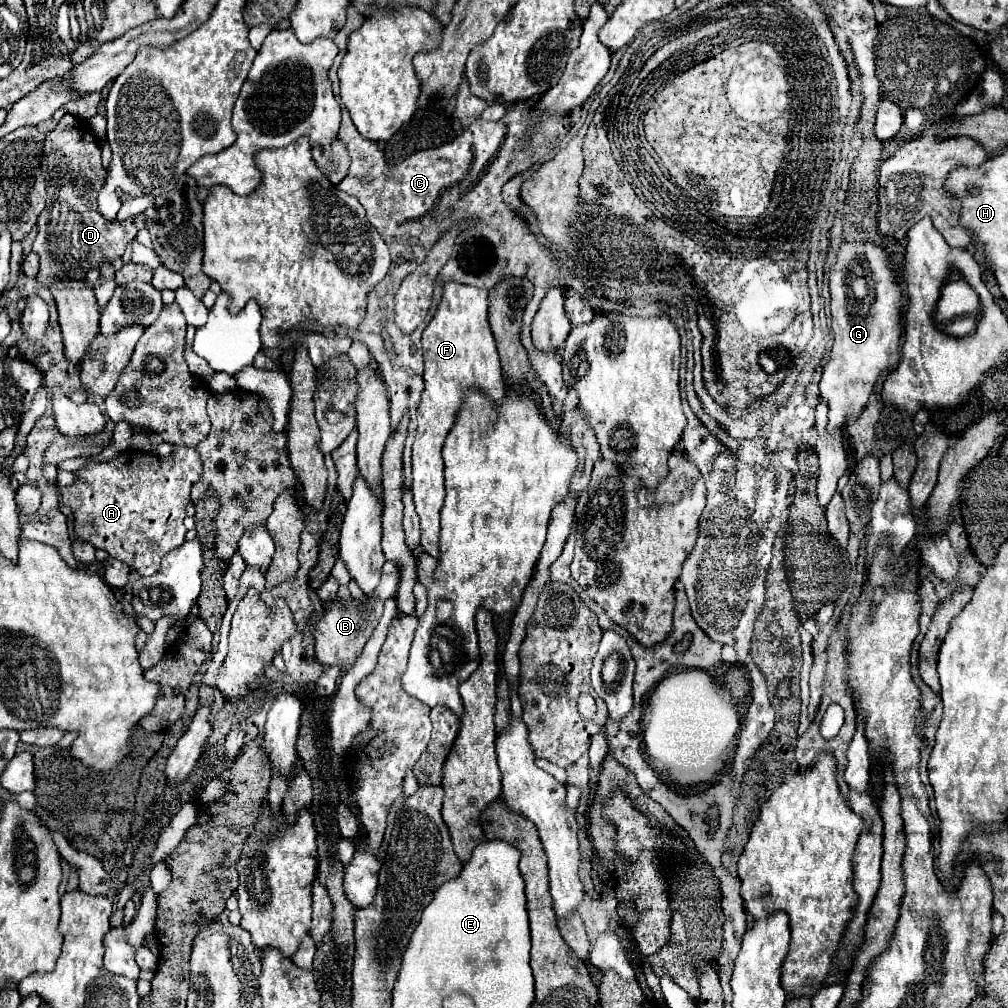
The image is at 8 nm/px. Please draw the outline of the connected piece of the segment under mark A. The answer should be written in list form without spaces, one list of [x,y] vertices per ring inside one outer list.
[[[174,444],[168,456],[152,456],[146,452],[124,450],[108,462],[90,460],[74,474],[76,474],[76,482],[60,488],[60,496],[62,496],[60,502],[70,506],[74,514],[74,532],[82,540],[90,542],[96,550],[104,550],[112,558],[126,562],[140,576],[152,576],[160,568],[162,556],[184,542],[186,506],[192,504],[190,490],[200,480],[202,474],[202,458],[196,448]]]

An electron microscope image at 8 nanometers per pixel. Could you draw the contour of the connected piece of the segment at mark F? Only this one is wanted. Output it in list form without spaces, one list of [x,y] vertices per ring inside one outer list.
[[[456,280],[444,282],[442,290],[436,314],[422,332],[424,392],[418,406],[418,430],[412,446],[412,494],[416,514],[420,516],[420,546],[434,558],[440,554],[440,508],[444,502],[444,462],[440,452],[462,404],[462,396],[470,386],[484,390],[484,394],[496,402],[504,396],[502,366],[488,324],[488,292]]]

